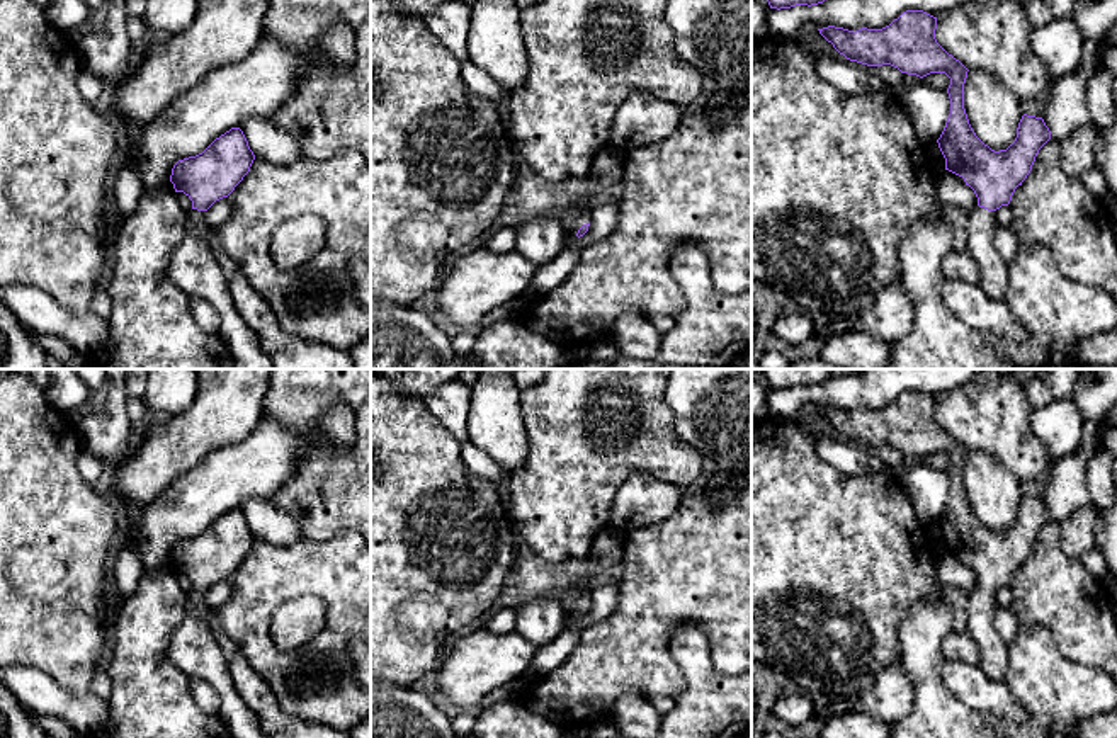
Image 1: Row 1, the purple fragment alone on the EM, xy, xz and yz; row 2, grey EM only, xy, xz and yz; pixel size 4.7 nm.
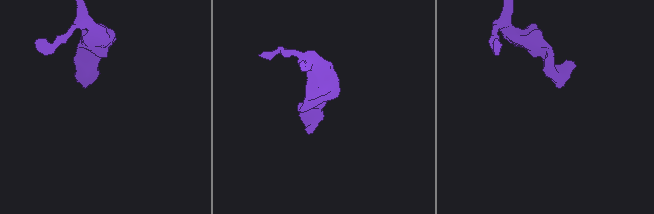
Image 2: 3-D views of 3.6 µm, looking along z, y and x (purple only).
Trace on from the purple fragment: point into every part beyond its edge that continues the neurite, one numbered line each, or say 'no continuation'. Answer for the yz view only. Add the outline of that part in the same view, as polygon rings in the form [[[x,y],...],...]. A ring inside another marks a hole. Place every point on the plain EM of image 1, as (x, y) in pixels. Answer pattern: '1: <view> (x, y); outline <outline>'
1: yz (993, 652); outline [[[976,588],[969,593],[967,631],[979,648],[979,667],[991,680],[1003,680],[1008,670],[1010,648],[995,627],[993,592]]]

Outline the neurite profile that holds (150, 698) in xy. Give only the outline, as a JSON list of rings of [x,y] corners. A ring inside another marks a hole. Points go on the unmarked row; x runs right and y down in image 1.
[[[146,571],[136,590],[121,602],[112,621],[111,660],[105,672],[112,689],[107,697],[107,723],[85,738],[231,738],[221,716],[199,709],[192,697],[192,678],[168,658],[173,633],[185,617],[187,592],[175,571]]]

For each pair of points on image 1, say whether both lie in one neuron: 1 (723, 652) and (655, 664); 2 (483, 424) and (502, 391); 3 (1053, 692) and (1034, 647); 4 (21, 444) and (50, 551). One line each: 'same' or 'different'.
1: same
2: same
3: same
4: same

